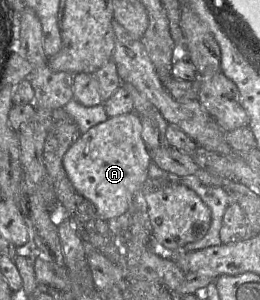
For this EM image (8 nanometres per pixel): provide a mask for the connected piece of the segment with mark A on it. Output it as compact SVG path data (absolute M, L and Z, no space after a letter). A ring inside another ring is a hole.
M135 112L108 117L106 121L81 134L62 159L65 173L74 189L94 205L96 215L100 219L108 221L125 214L132 208L133 201L146 192L149 186L148 167L152 161L141 133L140 116Z

